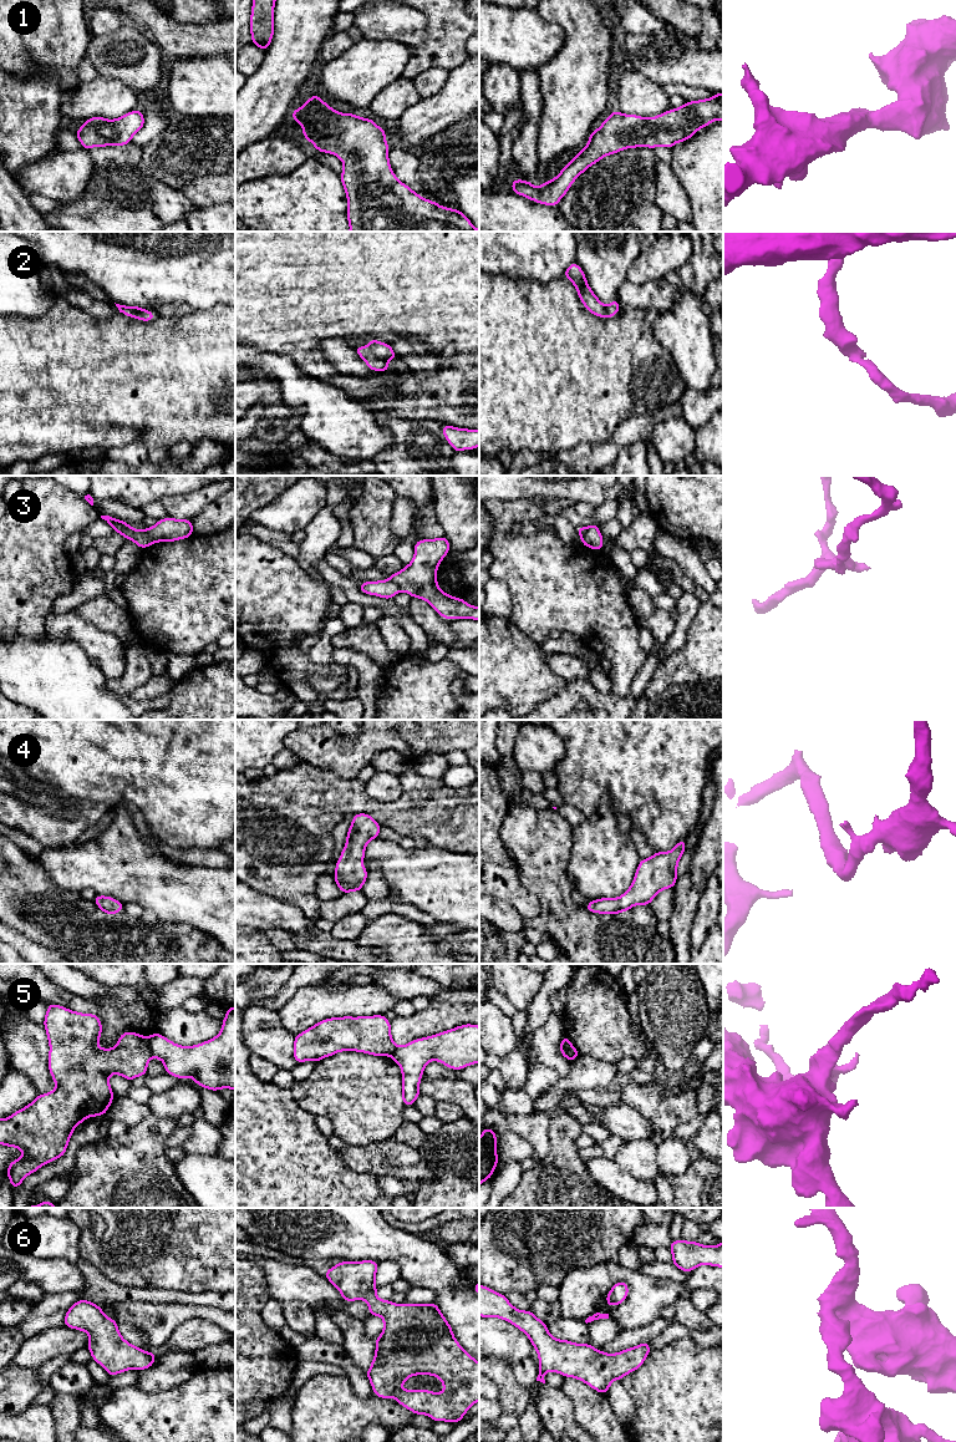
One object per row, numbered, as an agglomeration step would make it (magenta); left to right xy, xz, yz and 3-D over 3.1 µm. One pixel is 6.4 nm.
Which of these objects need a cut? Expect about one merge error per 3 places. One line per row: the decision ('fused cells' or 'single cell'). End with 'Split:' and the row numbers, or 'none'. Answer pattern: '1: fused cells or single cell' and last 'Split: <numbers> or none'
1: single cell
2: single cell
3: fused cells
4: single cell
5: fused cells
6: single cell
Split: 3, 5

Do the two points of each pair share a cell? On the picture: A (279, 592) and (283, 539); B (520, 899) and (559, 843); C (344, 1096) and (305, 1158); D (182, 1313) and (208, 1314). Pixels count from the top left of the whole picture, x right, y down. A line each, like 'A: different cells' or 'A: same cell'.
A: different cells
B: different cells
C: different cells
D: same cell

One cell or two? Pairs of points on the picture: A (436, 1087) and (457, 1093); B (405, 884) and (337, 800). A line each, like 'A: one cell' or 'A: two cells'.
A: one cell
B: two cells

